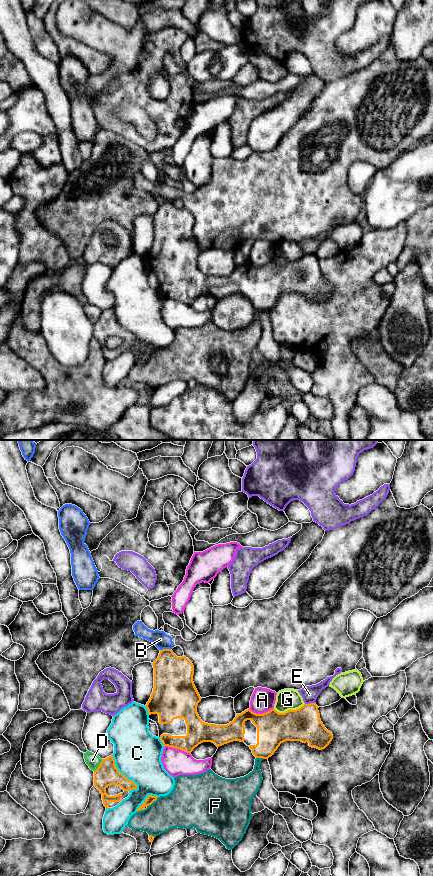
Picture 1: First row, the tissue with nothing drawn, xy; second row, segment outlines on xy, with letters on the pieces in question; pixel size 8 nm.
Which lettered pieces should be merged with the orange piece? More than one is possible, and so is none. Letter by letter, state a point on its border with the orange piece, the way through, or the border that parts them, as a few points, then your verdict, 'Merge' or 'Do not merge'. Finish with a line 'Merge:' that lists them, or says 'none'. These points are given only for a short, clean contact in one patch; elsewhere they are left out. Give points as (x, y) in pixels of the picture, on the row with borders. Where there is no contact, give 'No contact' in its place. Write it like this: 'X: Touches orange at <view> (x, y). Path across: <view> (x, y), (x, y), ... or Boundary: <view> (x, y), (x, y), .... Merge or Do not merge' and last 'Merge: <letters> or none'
A: Touches orange at xy (261, 714). Do not merge
B: Touches orange at xy (165, 649). Boundary: xy (171, 648), (160, 650). Do not merge
C: Touches orange at xy (121, 773). Do not merge
D: Touches orange at xy (99, 765). Do not merge
E: Touches orange at xy (310, 703). Do not merge
F: Touches orange at xy (152, 802). Do not merge
G: Touches orange at xy (288, 710). Do not merge
Merge: none

